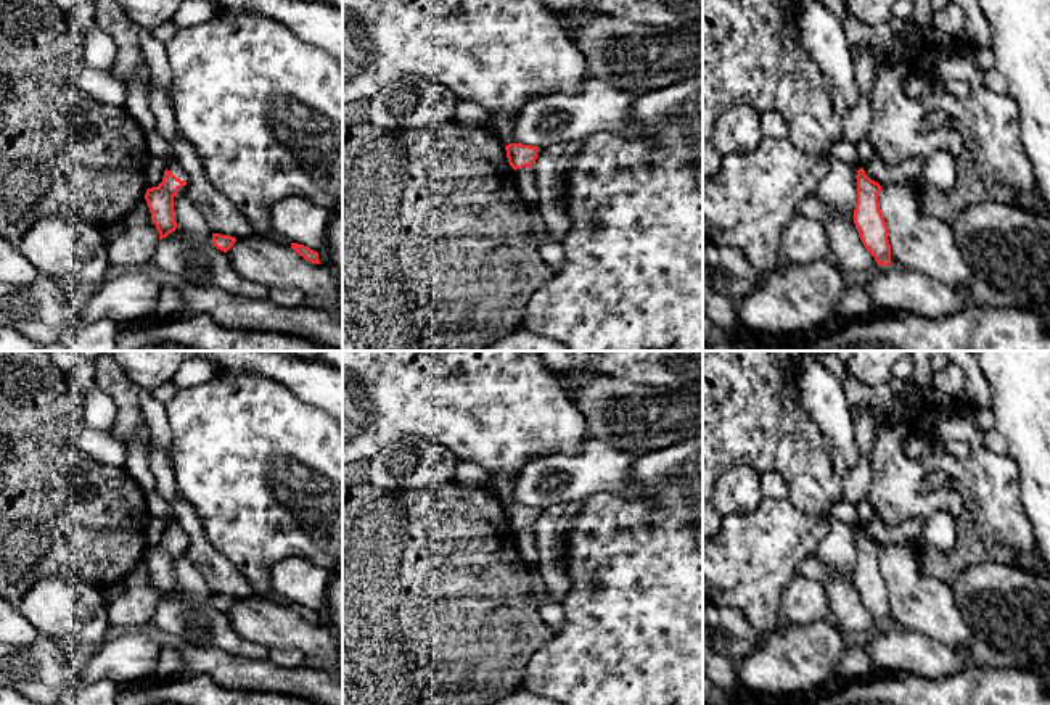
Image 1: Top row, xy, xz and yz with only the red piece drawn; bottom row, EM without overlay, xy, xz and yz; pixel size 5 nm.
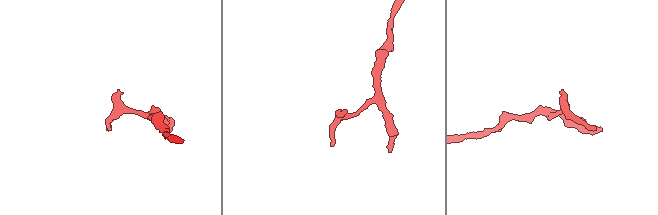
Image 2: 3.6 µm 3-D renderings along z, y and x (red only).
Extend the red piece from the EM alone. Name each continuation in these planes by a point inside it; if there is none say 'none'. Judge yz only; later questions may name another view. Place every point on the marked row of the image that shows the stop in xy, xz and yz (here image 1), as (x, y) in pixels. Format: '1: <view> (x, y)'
1: yz (841, 150)

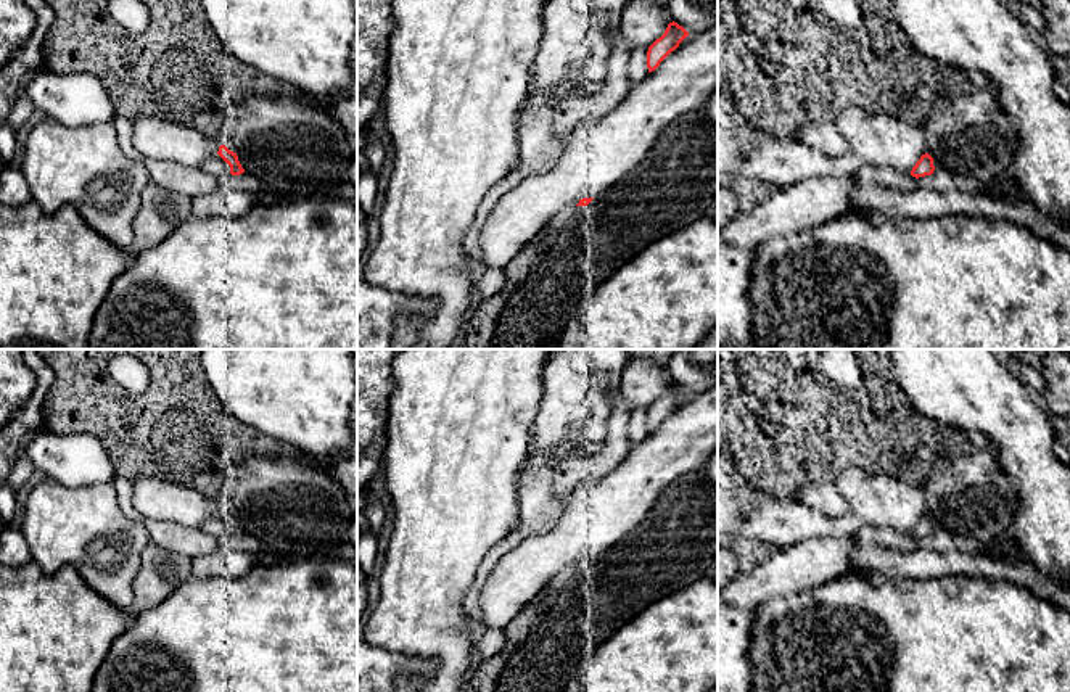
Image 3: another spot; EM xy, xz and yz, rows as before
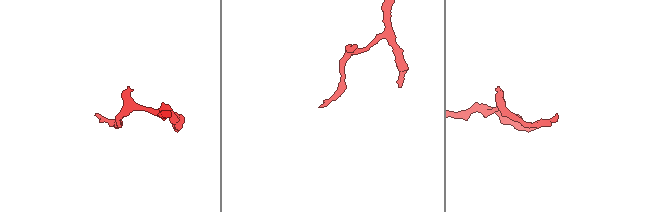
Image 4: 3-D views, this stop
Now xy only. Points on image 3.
1: xy (216, 166)

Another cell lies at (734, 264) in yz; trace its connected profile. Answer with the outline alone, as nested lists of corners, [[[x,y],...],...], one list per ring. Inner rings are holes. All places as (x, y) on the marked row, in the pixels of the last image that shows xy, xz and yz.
[[[718,238],[718,349],[755,349],[747,296],[751,259],[751,251],[734,248]]]

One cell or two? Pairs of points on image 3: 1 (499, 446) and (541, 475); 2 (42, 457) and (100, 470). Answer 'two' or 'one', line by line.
1: two
2: one

